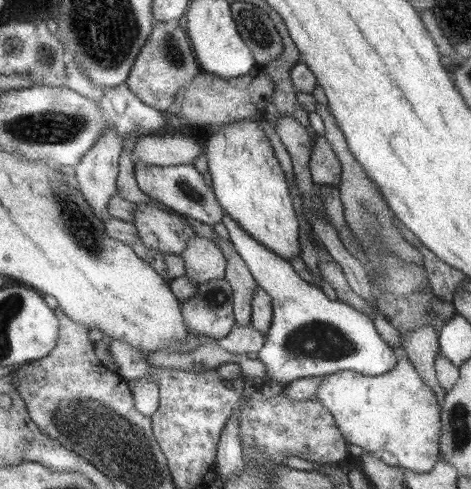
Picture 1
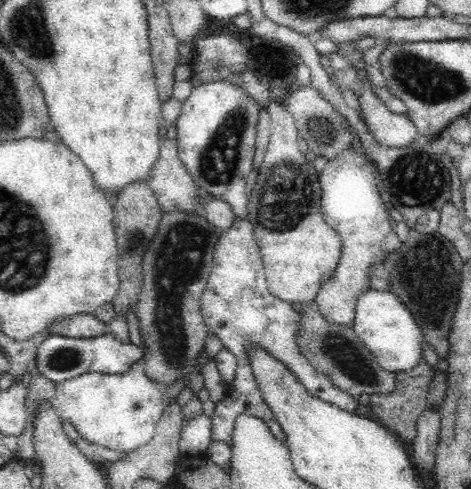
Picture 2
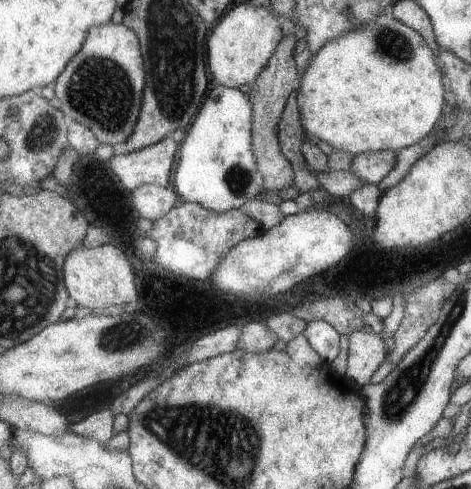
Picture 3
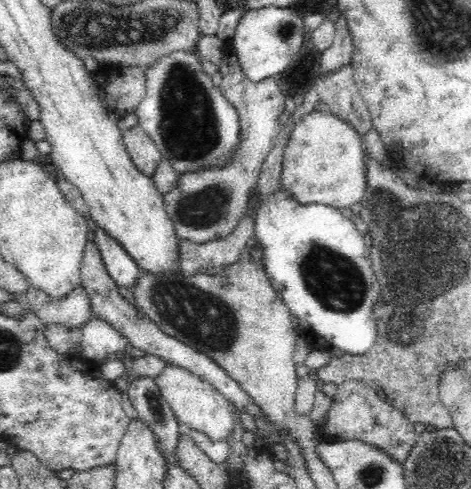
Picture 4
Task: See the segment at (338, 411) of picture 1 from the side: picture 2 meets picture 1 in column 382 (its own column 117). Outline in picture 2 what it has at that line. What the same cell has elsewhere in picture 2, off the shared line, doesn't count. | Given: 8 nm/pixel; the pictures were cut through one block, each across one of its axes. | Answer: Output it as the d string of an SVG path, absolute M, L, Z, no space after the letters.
M138 360L126 374L100 374L100 372L88 372L82 376L76 376L72 380L66 380L56 386L56 398L52 400L56 406L56 412L60 414L62 420L70 422L84 440L108 448L108 450L118 450L120 454L128 454L142 444L148 444L152 436L156 434L158 422L166 412L164 406L164 392L158 388L156 382L152 382L146 376L144 370L144 360Z

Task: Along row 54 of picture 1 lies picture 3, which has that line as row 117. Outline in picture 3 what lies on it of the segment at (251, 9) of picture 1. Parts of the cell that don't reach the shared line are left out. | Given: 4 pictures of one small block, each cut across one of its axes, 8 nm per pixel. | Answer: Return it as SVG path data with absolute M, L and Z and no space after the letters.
M283 38L279 42L279 46L275 48L273 56L269 58L267 66L263 68L263 72L257 76L257 80L249 86L251 92L247 94L247 98L251 100L251 108L253 108L253 126L251 126L251 144L253 144L253 156L257 162L257 168L263 176L263 186L265 190L275 190L281 192L283 188L293 186L293 168L291 162L283 156L281 146L279 146L279 138L277 138L277 122L283 114L283 108L287 104L291 90L291 82L295 78L299 78L299 72L295 68L295 62L291 58L291 44L295 38Z

